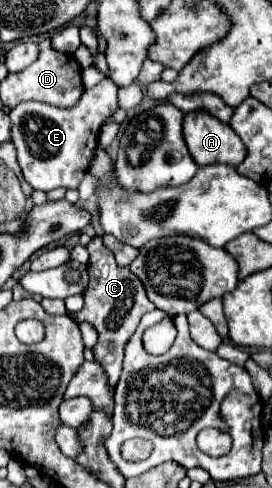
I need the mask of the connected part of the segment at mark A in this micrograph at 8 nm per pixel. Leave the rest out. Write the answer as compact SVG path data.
M192 111L184 115L184 139L196 165L240 165L246 157L246 149L240 137L228 123L214 119L208 111Z

